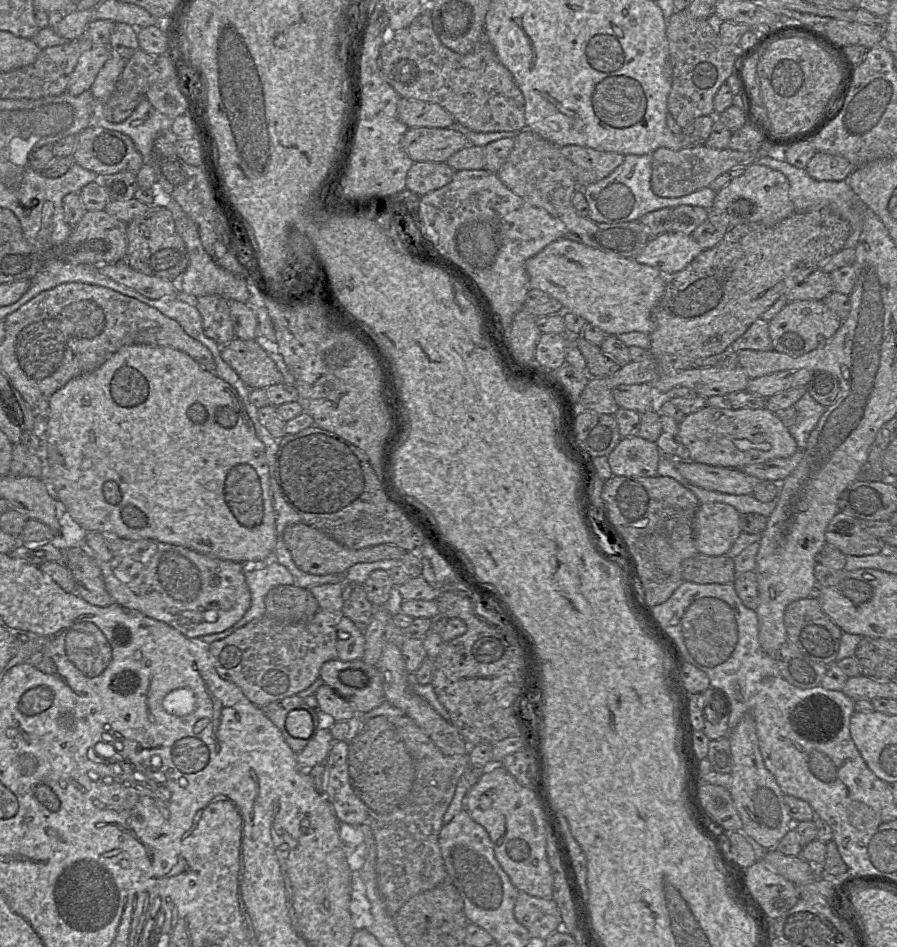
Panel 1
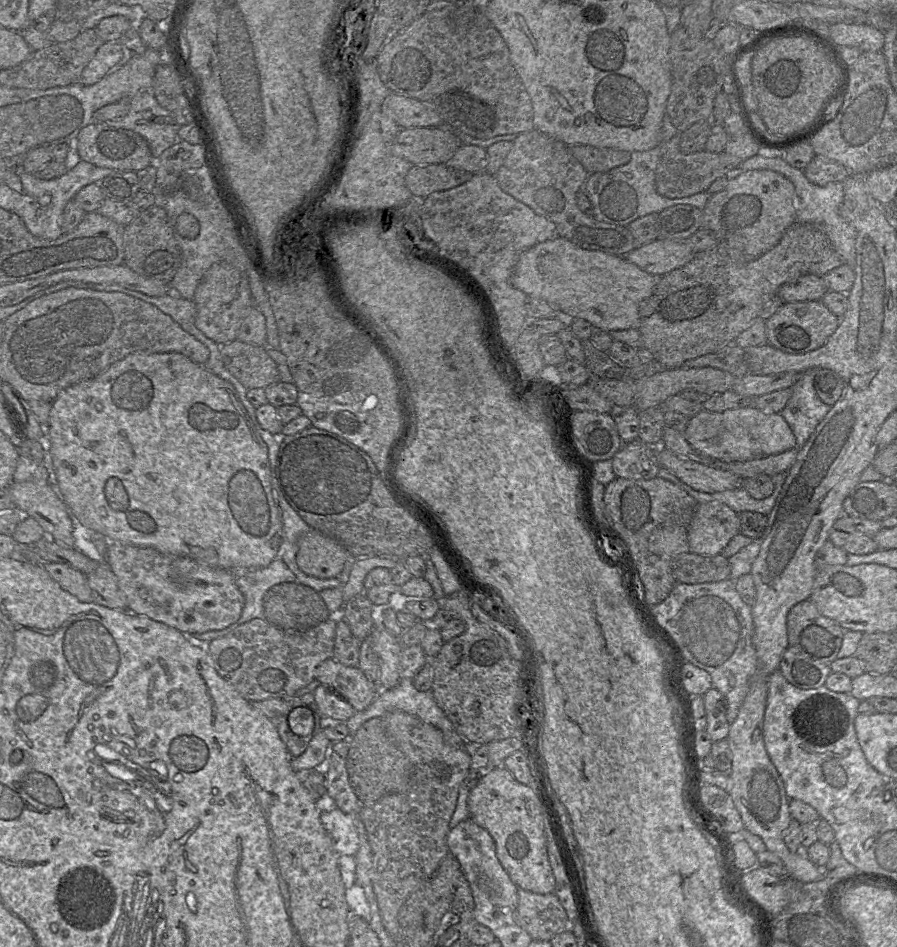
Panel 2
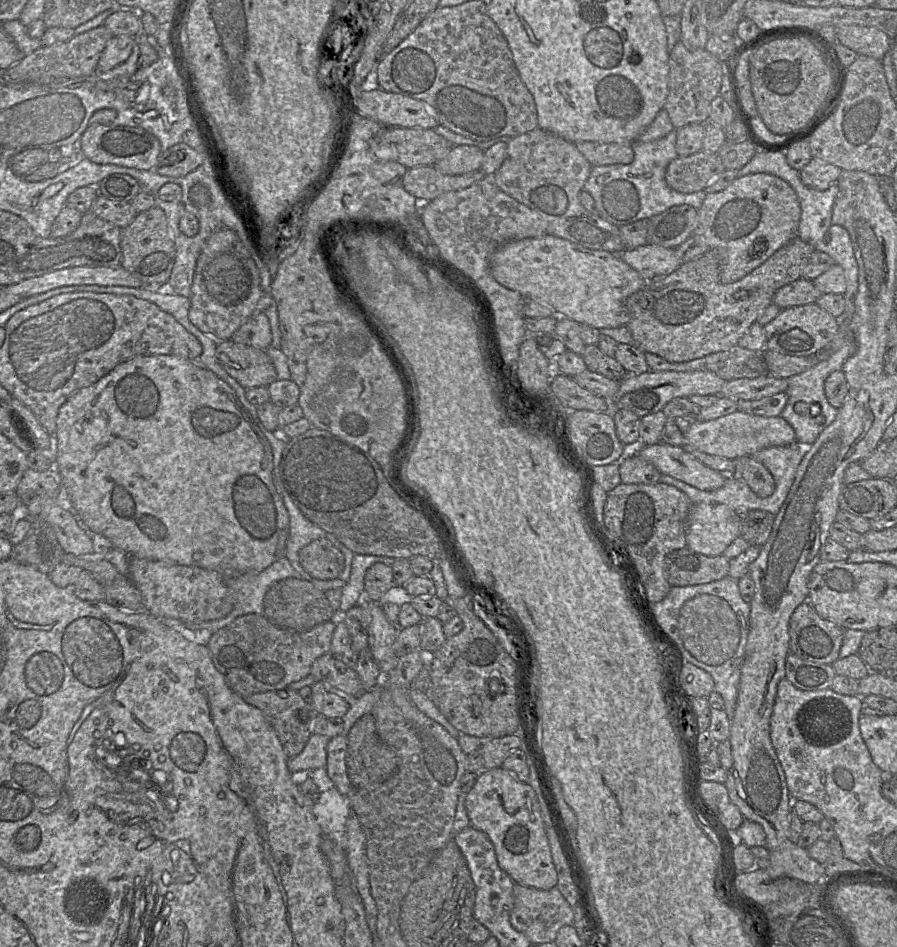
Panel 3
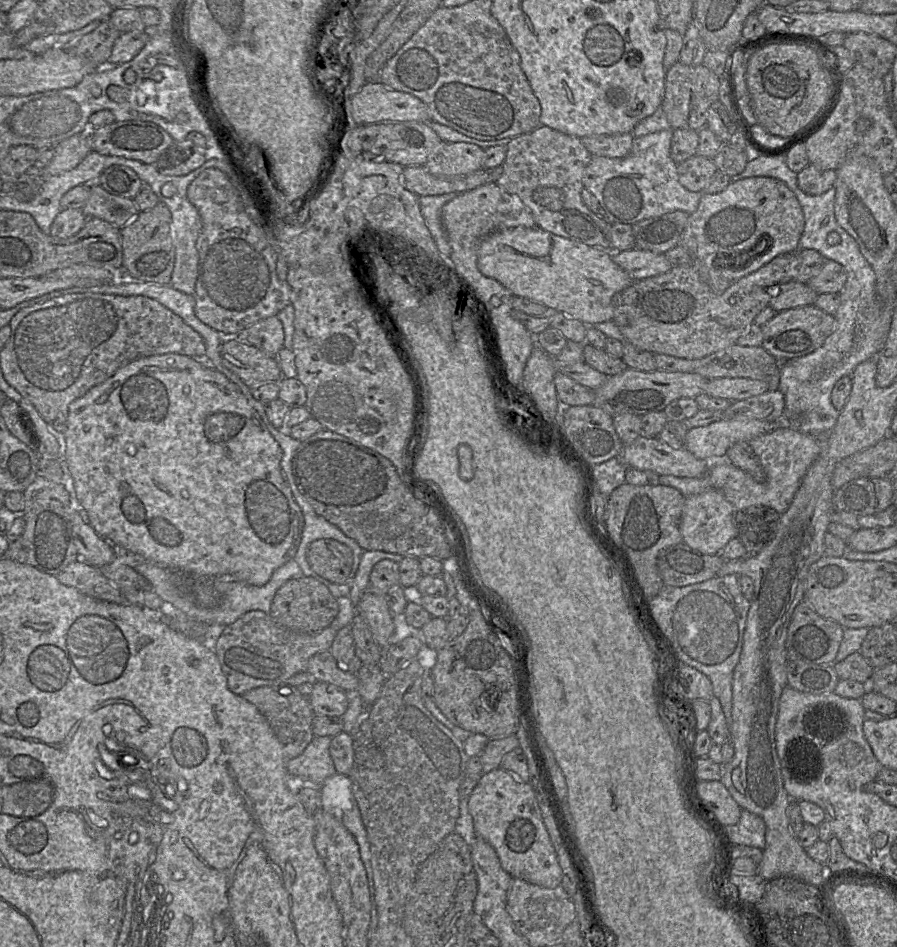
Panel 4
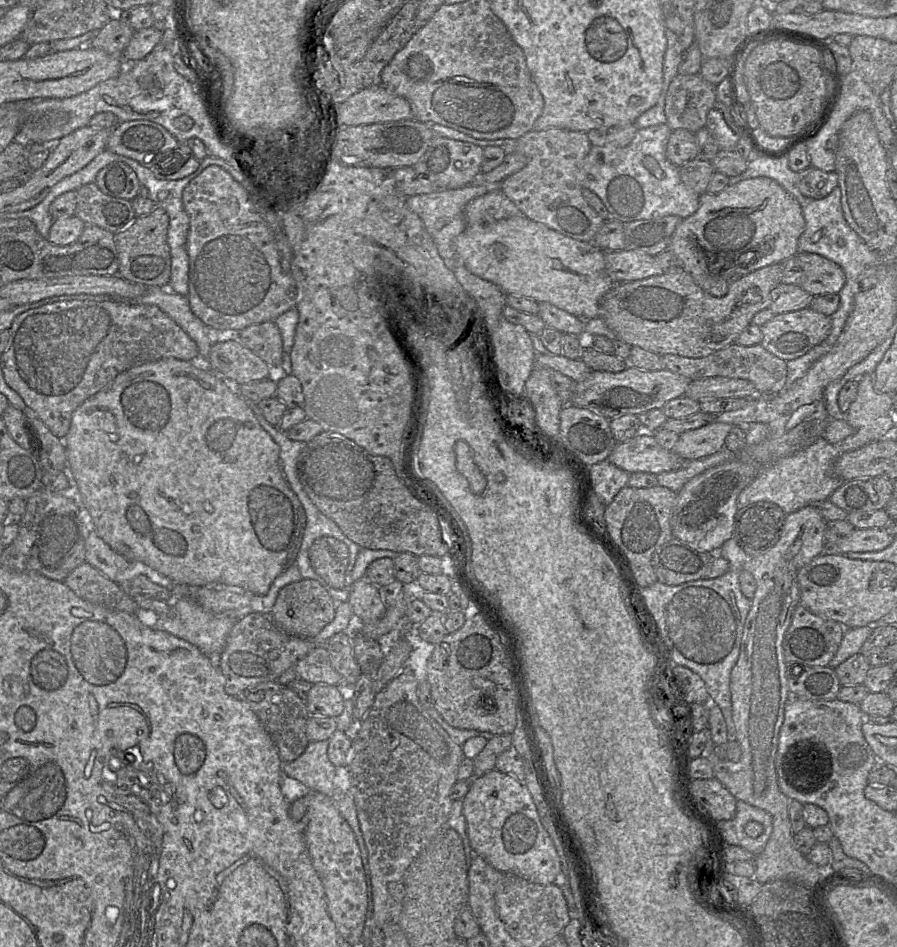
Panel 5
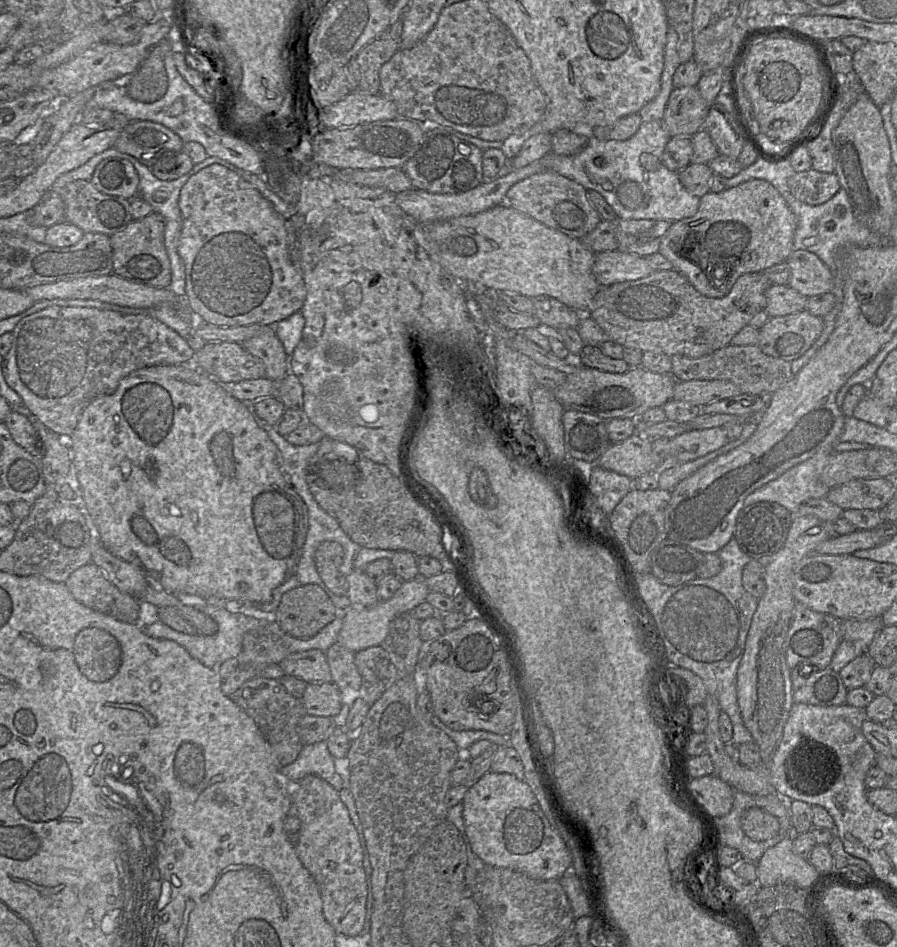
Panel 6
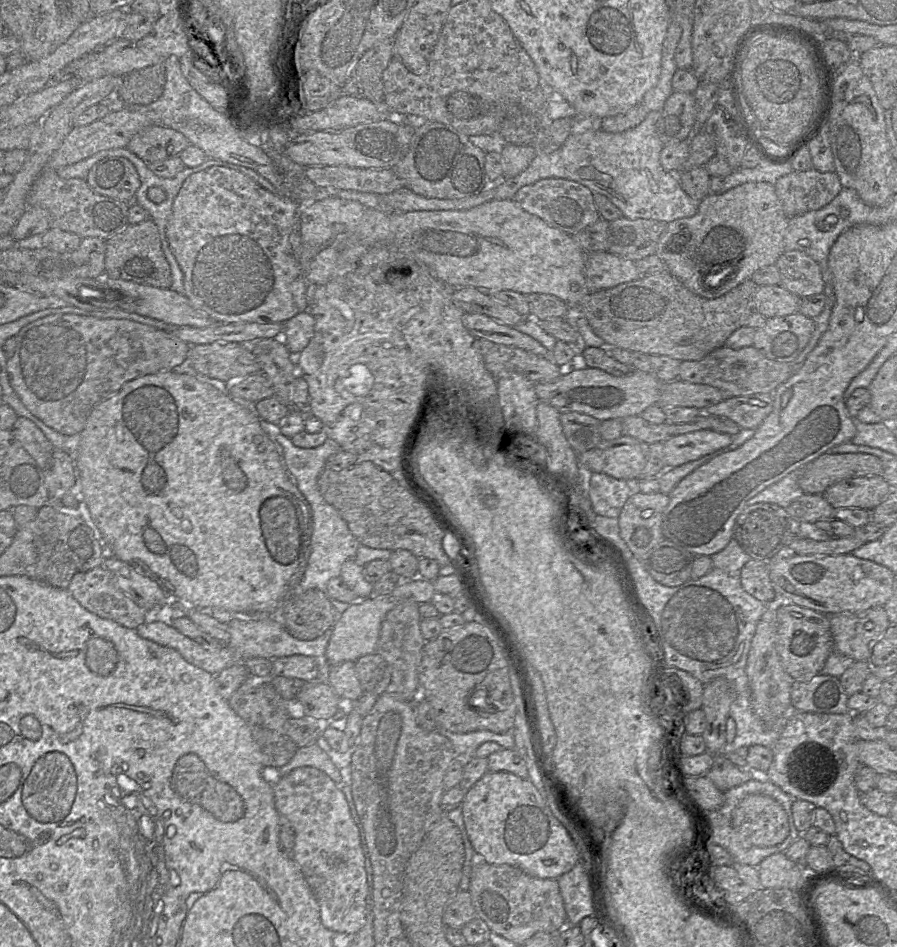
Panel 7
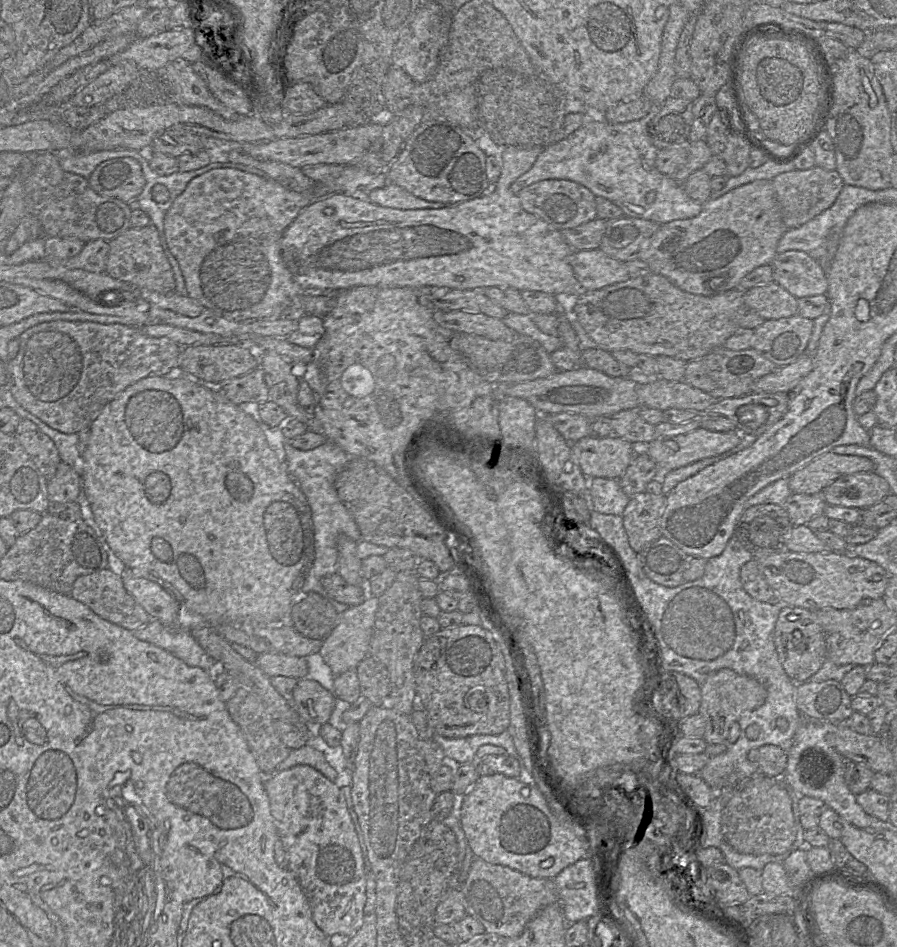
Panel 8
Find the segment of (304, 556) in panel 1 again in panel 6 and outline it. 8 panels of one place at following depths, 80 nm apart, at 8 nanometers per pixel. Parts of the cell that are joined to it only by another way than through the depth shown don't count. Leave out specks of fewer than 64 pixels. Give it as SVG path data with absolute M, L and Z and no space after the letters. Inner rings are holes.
M336 541L322 542L315 552L315 565L324 584L336 595L347 595L346 576L340 571L344 548Z

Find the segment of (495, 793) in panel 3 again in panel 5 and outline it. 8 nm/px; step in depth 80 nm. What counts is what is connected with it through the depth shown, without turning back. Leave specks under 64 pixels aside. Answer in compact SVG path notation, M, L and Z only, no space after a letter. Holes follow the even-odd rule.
M493 769L475 776L462 800L468 838L477 855L502 873L513 873L541 885L555 882L562 871L560 858L525 784Z

